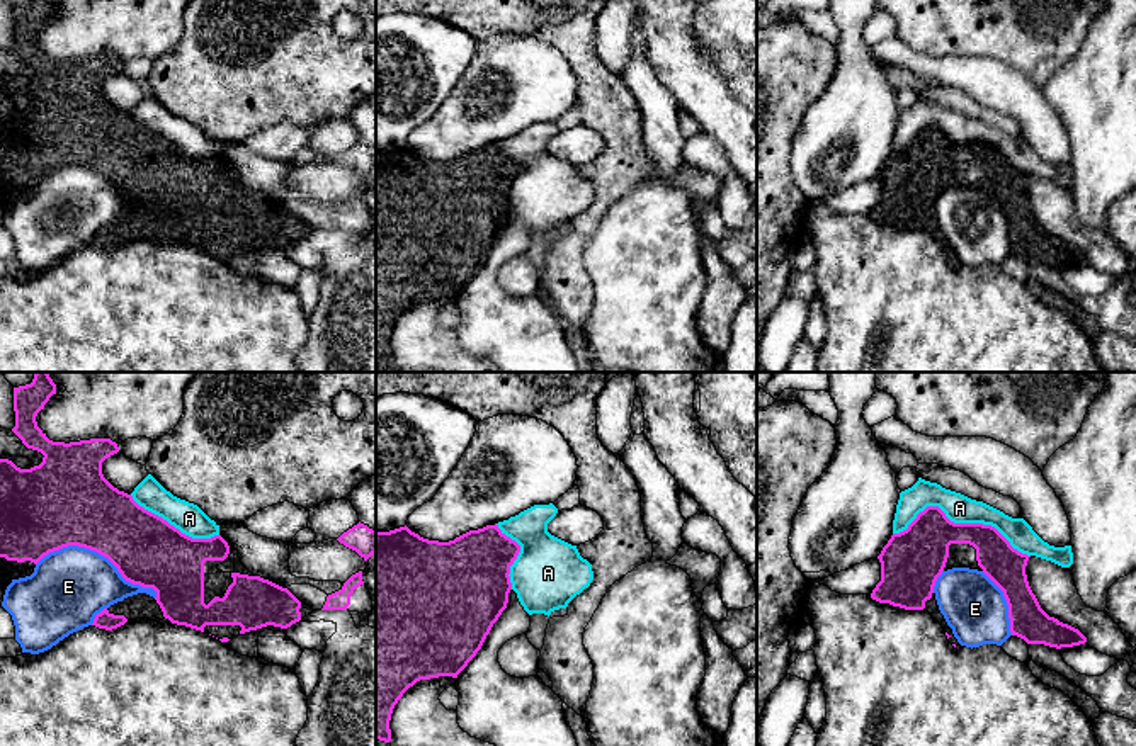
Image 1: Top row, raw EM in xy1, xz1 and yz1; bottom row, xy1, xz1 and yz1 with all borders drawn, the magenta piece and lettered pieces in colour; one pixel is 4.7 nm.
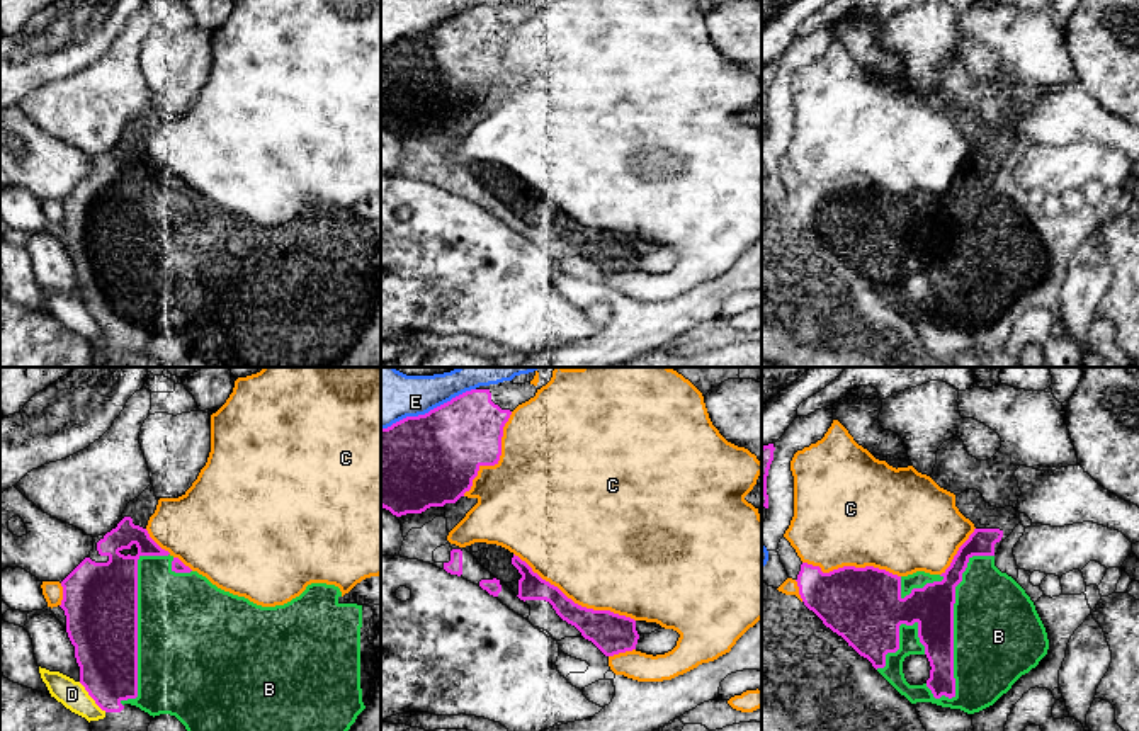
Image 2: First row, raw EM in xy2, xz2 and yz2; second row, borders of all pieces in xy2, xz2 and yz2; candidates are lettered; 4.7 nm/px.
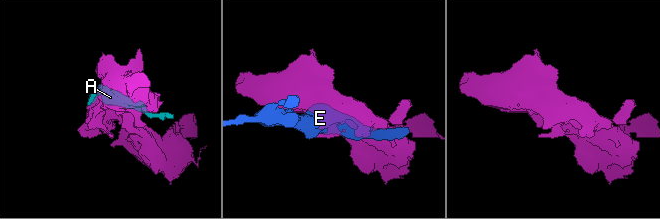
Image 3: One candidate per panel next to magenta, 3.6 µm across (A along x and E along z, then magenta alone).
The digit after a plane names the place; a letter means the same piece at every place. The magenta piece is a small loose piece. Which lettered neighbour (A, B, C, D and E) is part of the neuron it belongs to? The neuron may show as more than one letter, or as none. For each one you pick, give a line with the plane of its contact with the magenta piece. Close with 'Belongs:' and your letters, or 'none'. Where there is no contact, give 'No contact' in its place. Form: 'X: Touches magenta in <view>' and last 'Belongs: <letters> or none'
B: Touches magenta in yz2
Belongs: B

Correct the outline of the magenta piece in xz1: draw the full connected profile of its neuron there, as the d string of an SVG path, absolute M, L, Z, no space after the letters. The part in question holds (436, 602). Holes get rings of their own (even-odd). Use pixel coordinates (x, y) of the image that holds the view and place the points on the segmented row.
M406 525L376 532L376 739L389 743L389 721L403 693L420 680L457 675L481 649L507 608L510 566L520 545L498 525L454 540L420 537Z

